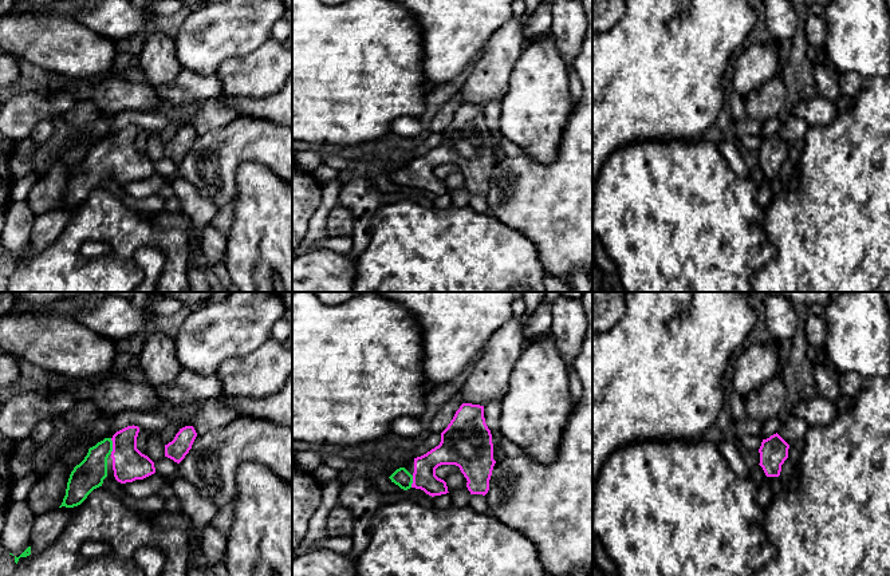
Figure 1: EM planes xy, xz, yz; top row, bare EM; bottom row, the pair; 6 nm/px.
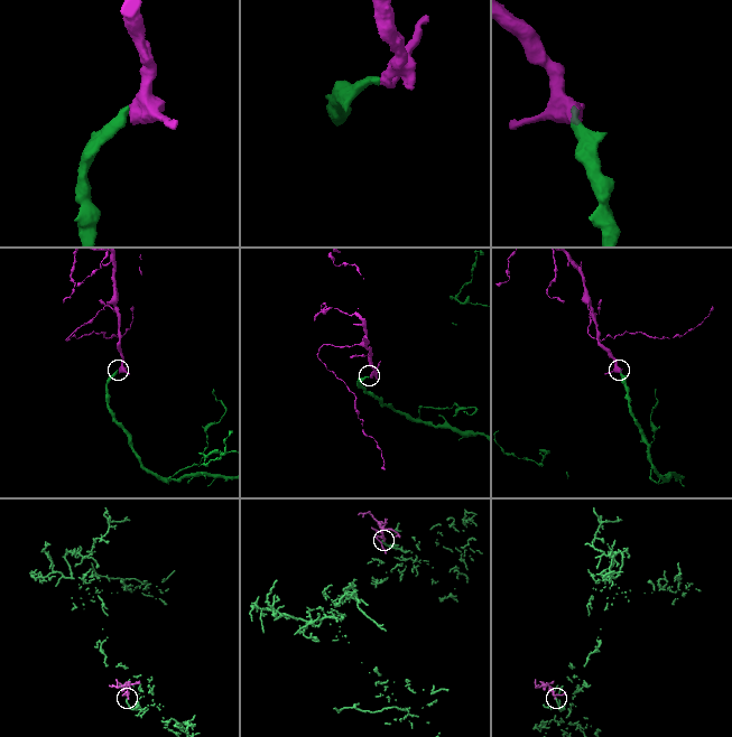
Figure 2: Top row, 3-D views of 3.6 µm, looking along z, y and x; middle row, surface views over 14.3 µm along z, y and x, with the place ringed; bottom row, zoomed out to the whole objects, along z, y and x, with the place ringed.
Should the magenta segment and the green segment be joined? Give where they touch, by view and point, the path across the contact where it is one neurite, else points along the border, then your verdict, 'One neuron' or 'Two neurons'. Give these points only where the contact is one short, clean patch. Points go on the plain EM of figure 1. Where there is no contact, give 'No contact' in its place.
Touches magenta at xy (113, 146). Path across: xy (129, 164), (113, 146), (95, 161), (89, 174). One neuron

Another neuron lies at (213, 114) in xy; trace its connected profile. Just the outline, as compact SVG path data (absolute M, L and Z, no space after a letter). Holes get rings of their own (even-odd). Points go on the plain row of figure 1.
M220 98L204 102L193 121L193 127L197 134L204 134L210 130L218 130L240 115L228 107Z

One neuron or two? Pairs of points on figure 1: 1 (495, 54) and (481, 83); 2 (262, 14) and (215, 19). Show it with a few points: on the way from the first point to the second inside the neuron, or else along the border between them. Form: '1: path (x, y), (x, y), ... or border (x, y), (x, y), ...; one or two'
1: path (495, 60), (495, 67), (488, 77); one
2: path (249, 14), (243, 19), (227, 19); one

